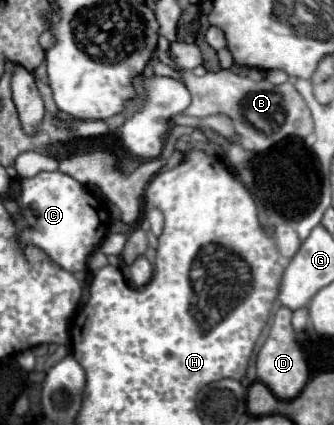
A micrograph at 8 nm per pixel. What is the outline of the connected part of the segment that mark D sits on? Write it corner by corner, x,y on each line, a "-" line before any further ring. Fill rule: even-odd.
279,307
279,311
275,313
275,321
271,325
271,333
265,345
257,353
257,379
265,383
277,399
295,399
303,391
305,383
309,381
307,357
301,343
297,341
297,335
291,325
291,317
293,313
287,307

